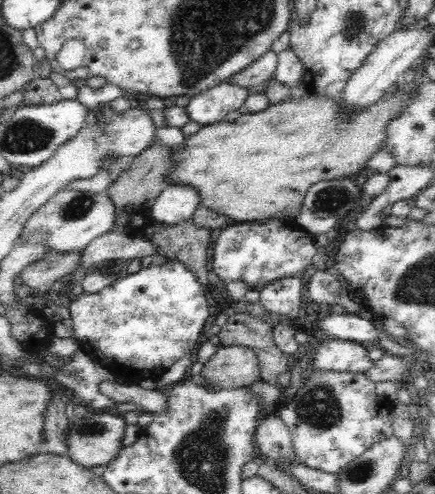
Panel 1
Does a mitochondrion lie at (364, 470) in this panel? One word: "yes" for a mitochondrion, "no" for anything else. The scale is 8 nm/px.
yes

